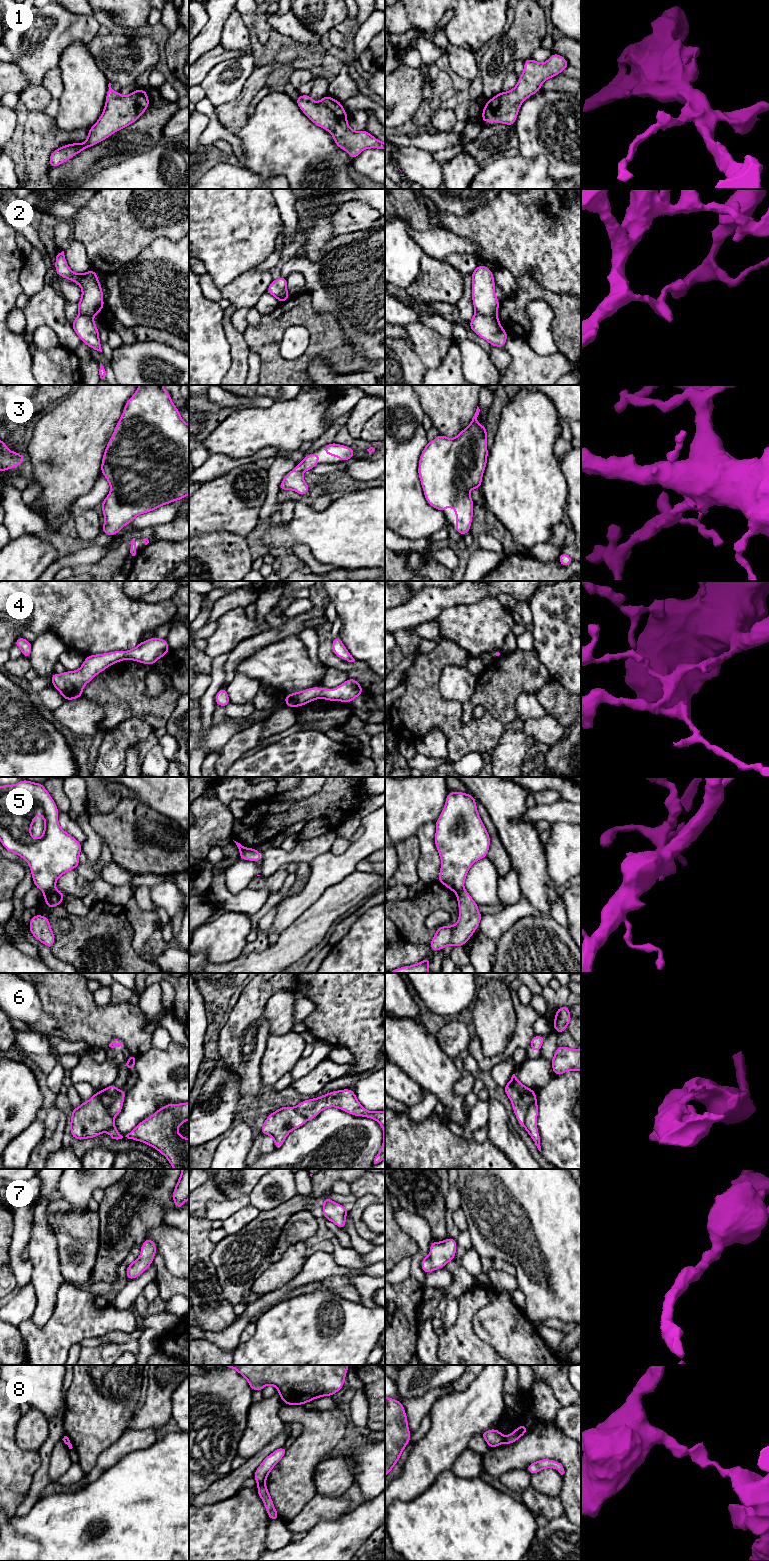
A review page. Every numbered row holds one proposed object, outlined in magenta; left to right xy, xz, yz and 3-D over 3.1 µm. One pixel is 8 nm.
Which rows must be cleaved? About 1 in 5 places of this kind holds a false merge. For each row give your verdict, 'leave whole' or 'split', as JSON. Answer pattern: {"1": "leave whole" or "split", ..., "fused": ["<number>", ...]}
{"1": "leave whole", "2": "split", "3": "leave whole", "4": "leave whole", "5": "split", "6": "leave whole", "7": "leave whole", "8": "split", "fused": ["2", "5", "8"]}

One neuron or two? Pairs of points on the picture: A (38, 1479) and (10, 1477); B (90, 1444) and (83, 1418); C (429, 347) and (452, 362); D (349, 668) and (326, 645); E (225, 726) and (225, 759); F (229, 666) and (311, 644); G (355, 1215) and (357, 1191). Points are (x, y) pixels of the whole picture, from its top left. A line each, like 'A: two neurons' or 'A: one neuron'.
A: two neurons
B: one neuron
C: two neurons
D: one neuron
E: two neurons
F: two neurons
G: two neurons

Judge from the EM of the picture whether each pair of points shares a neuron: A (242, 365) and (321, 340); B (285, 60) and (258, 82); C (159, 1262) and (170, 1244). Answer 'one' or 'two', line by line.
A: two
B: one
C: two

